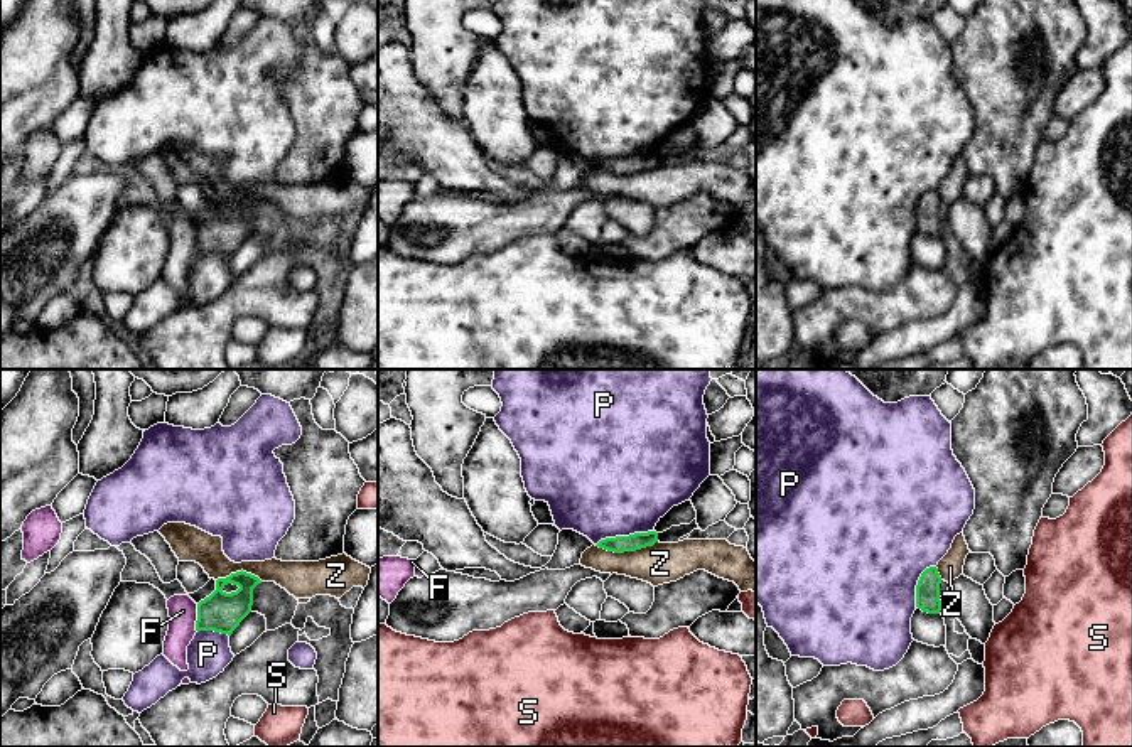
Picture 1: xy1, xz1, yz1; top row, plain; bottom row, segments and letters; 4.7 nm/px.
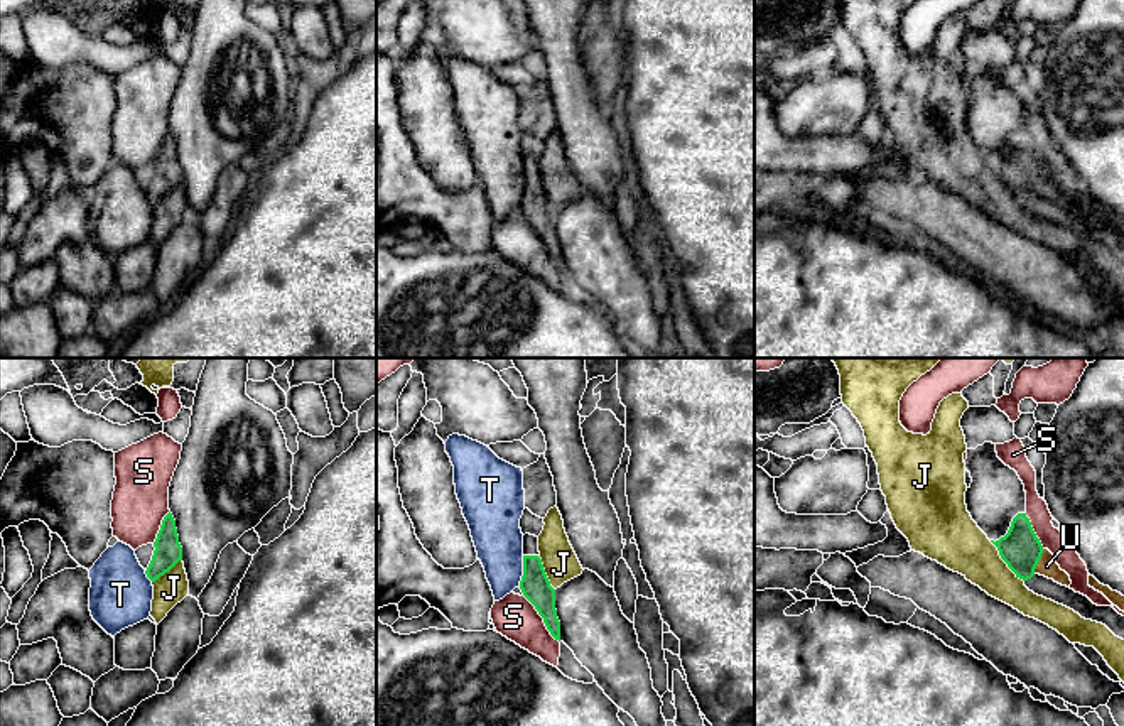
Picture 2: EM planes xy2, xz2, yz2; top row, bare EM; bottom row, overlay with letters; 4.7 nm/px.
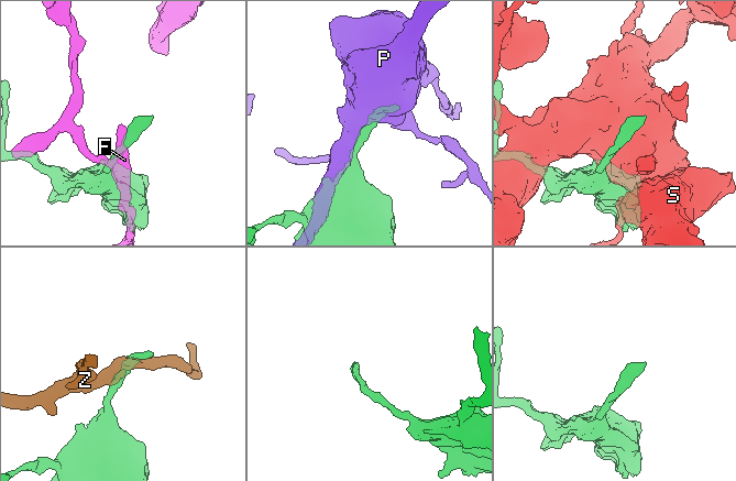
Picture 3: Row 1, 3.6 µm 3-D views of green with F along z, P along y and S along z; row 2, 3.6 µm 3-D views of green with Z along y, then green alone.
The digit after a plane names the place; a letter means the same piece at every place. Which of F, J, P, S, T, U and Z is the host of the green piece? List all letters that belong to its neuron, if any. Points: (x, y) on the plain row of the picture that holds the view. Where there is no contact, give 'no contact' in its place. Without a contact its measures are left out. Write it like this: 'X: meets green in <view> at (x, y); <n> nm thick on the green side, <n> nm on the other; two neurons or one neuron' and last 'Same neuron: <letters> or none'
F: meets green in xy1 at (198, 240); 190 nm thick on the green side, 140 nm on the other; two neurons
J: meets green in yz2 at (1003, 181); 190 nm thick on the green side, 260 nm on the other; two neurons
P: meets green in xz1 at (625, 159); 80 nm thick on the green side, 480 nm on the other; two neurons
S: meets green in xz2 at (542, 238); 140 nm thick on the green side, 200 nm on the other; two neurons
T: meets green in xz2 at (524, 193); 140 nm thick on the green side, 240 nm on the other; two neurons
U: meets green in yz2 at (1038, 183); 190 nm thick on the green side, 90 nm on the other; one neuron
Z: meets green in xz1 at (625, 172); 80 nm thick on the green side, 190 nm on the other; two neurons
Same neuron: U

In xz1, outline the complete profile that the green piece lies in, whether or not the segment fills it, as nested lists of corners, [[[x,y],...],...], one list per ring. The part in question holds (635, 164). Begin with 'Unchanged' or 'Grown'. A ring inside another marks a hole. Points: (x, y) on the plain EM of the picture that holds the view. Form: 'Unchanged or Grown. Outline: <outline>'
Unchanged. Outline: [[[656,153],[634,155],[629,159],[616,159],[601,162],[596,169],[614,175],[636,174],[646,169],[653,169],[658,164]]]

